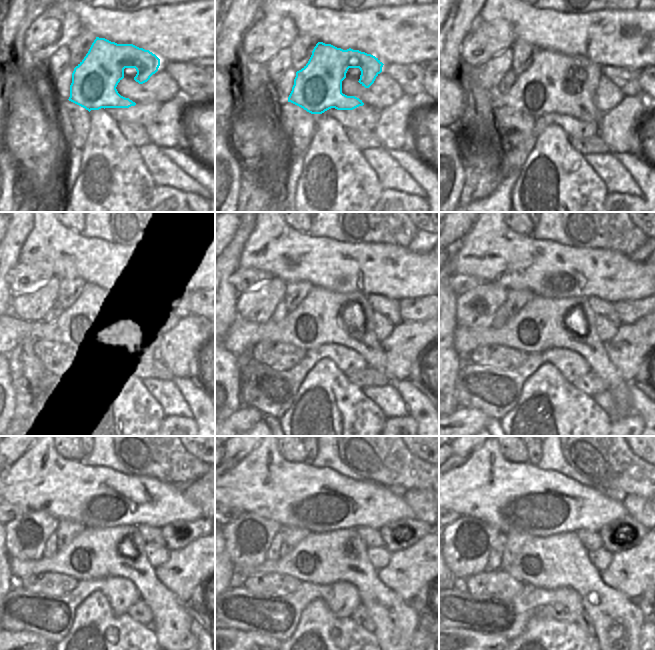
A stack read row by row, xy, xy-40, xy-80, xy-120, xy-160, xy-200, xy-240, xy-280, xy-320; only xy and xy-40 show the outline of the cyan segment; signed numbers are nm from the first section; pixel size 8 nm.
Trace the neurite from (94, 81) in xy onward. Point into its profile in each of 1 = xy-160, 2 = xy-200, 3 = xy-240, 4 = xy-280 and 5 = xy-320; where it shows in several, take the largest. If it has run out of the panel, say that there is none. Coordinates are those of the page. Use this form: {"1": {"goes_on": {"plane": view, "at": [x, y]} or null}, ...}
{"1": {"goes_on": {"plane": "xy-160", "at": [321, 317]}}, "2": {"goes_on": {"plane": "xy-200", "at": [541, 325]}}, "3": {"goes_on": {"plane": "xy-240", "at": [92, 555]}}, "4": {"goes_on": {"plane": "xy-280", "at": [340, 556]}}, "5": {"goes_on": {"plane": "xy-320", "at": [560, 561]}}}

